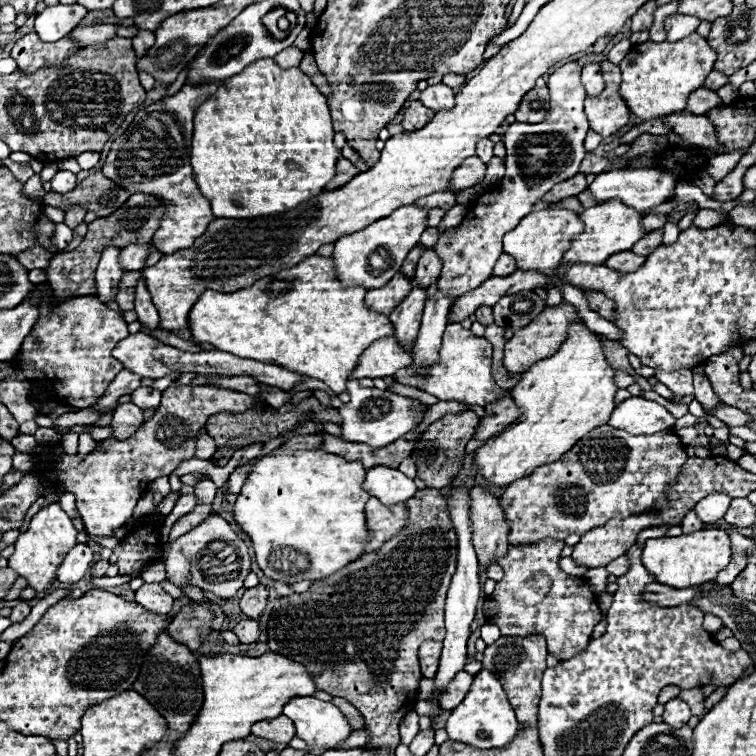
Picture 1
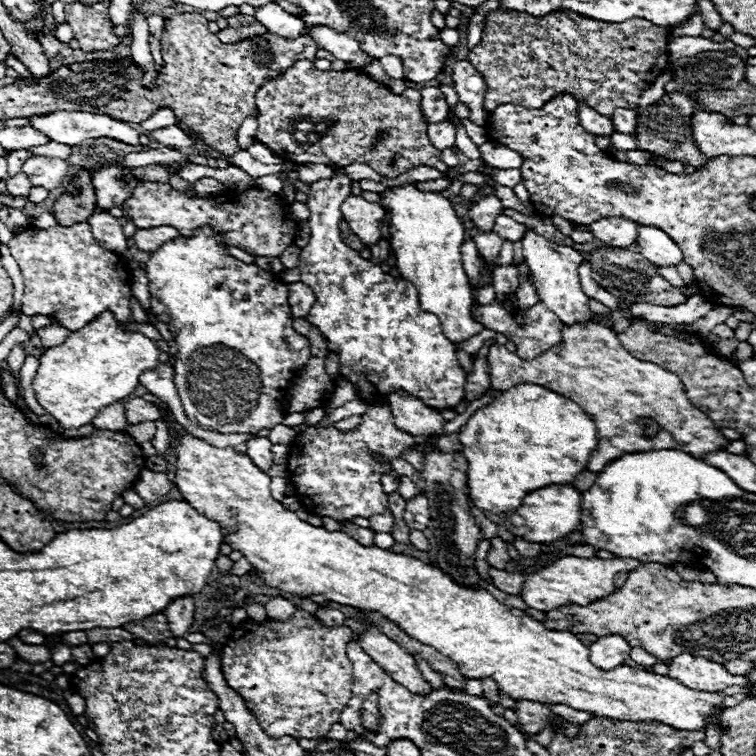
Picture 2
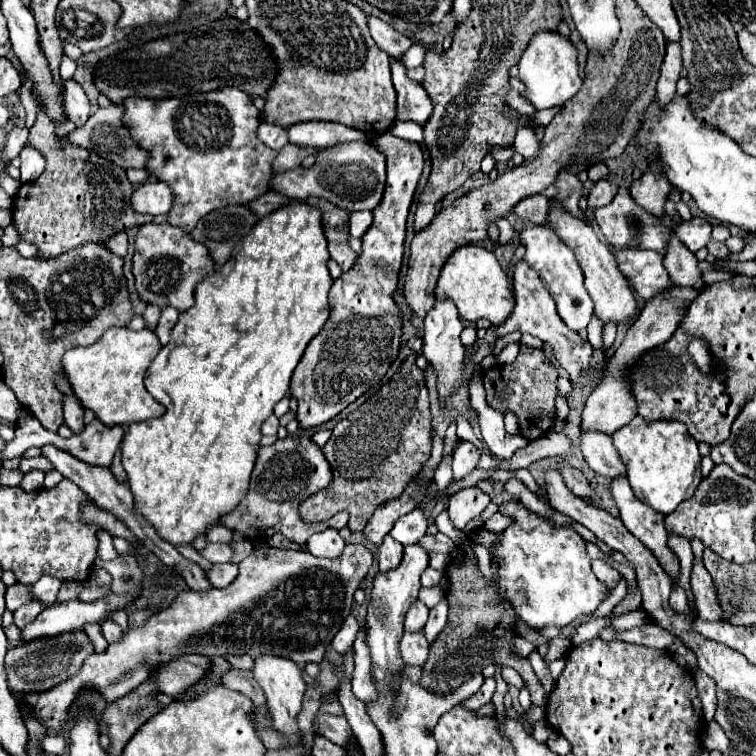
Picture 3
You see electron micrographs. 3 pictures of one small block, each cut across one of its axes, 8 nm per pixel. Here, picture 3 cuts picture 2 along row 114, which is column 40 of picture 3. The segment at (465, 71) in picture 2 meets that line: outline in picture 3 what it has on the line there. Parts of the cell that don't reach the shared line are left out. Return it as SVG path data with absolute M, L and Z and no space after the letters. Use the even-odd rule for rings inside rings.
M32 470L28 474L24 474L24 480L22 480L22 488L26 492L34 492L34 490L40 490L42 488L42 482L44 482L44 472L42 470Z

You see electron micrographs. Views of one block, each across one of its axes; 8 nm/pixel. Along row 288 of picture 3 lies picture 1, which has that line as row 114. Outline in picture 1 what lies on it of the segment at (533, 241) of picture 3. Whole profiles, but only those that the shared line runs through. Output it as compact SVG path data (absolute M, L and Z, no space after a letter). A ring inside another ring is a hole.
M574 60L560 66L550 76L550 112L546 114L546 120L540 124L514 122L504 134L506 174L502 184L478 198L476 206L470 208L462 224L456 228L456 234L440 234L434 248L444 264L438 290L448 292L452 302L492 278L492 268L502 254L502 236L510 232L510 228L516 228L518 220L528 216L532 204L538 202L554 184L558 184L558 180L568 180L578 172L578 166L586 156L584 138L588 132L588 118L584 114L586 90L580 82L580 72L582 64L580 60Z

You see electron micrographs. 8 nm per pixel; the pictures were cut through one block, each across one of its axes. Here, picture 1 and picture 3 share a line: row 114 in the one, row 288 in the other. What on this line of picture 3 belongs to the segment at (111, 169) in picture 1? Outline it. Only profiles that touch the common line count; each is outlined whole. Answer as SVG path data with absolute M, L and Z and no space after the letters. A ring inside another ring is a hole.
M144 224L136 234L136 252L132 256L132 274L136 292L142 302L156 304L160 310L174 306L178 312L194 304L194 288L198 280L214 272L214 262L204 244L194 242L188 232L170 224Z

